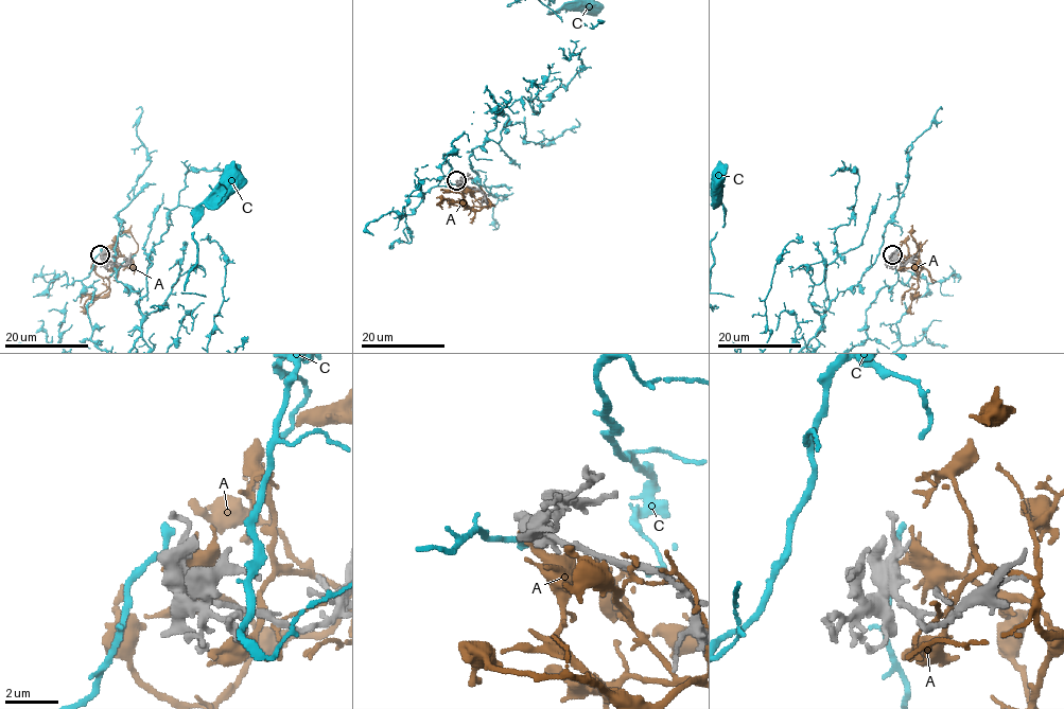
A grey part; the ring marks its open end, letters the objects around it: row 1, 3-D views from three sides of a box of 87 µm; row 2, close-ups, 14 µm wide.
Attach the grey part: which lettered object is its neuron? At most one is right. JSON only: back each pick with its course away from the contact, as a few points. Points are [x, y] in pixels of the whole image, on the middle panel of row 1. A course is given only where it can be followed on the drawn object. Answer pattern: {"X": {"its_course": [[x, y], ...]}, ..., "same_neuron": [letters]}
{"same_neuron": []}

